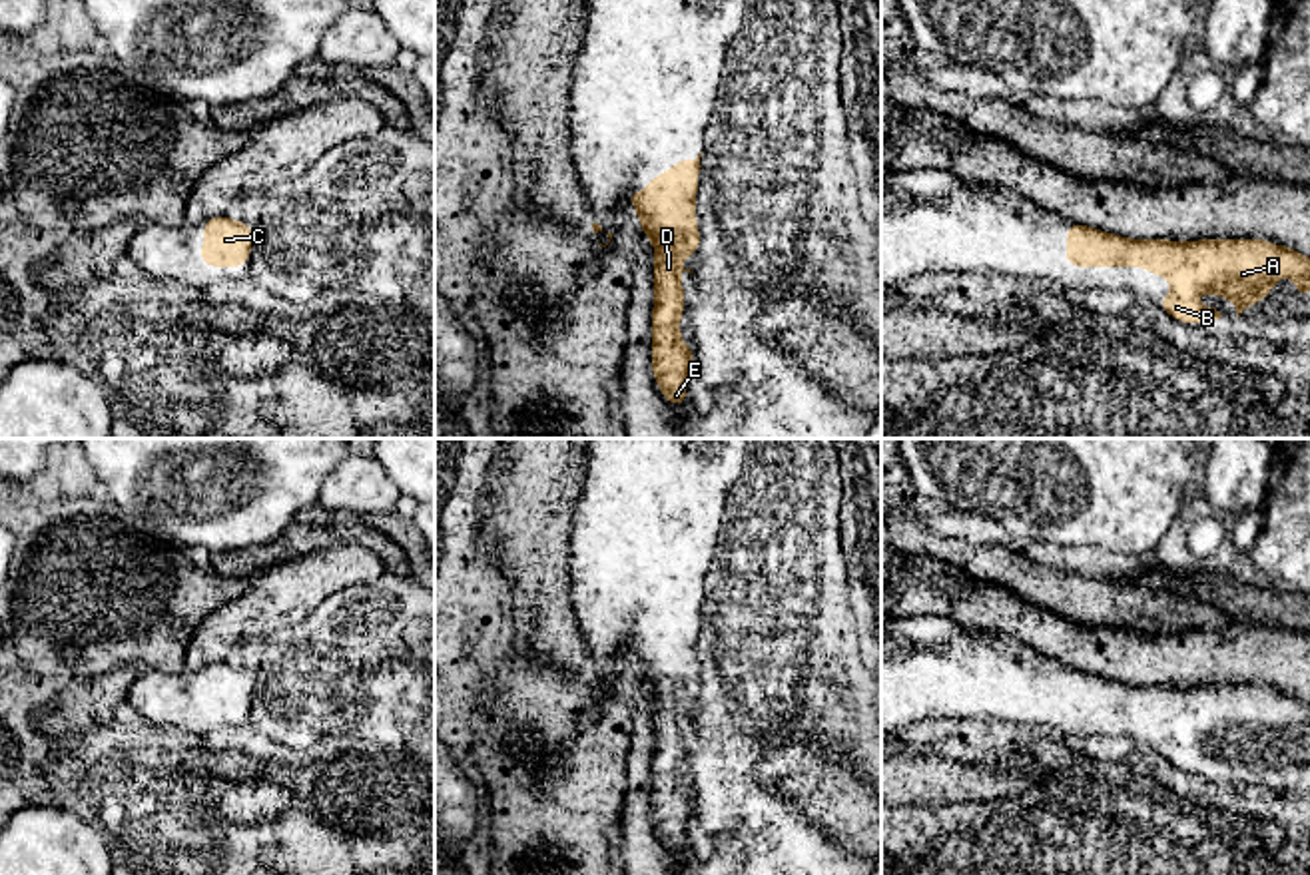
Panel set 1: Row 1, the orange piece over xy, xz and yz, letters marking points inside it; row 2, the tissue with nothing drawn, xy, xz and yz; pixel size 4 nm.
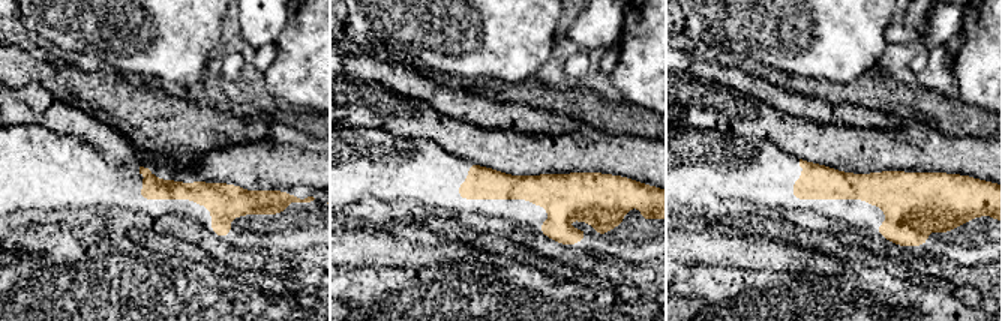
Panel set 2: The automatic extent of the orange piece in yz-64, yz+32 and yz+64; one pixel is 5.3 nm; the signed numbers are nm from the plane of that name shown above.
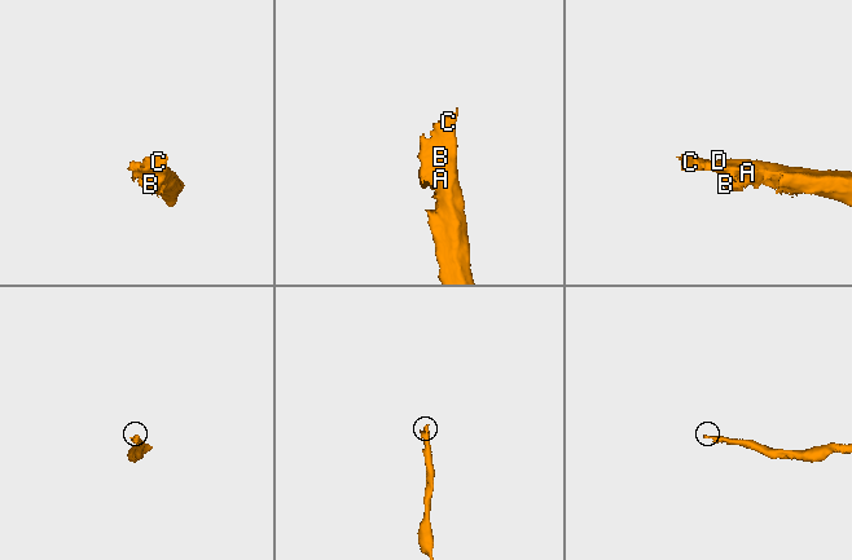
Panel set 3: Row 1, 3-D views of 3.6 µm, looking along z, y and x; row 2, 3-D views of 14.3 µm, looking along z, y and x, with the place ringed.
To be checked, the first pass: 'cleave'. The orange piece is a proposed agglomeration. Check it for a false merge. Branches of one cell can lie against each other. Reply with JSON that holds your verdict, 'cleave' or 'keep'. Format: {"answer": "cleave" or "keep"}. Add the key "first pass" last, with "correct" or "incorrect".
{"answer": "keep", "first pass": "incorrect"}

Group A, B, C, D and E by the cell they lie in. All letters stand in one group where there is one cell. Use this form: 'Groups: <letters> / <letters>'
Groups: A B C D E

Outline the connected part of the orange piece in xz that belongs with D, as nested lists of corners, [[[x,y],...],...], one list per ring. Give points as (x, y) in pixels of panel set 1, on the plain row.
[[[702,598],[696,606],[678,606],[664,622],[652,622],[648,636],[626,640],[640,664],[640,682],[648,682],[654,688],[652,821],[672,853],[688,849],[686,827],[694,813],[694,795],[680,787],[680,763],[686,753],[680,720],[692,720],[682,714],[682,702],[688,700],[694,708],[694,702],[700,698],[700,676],[696,672],[700,604]]]

